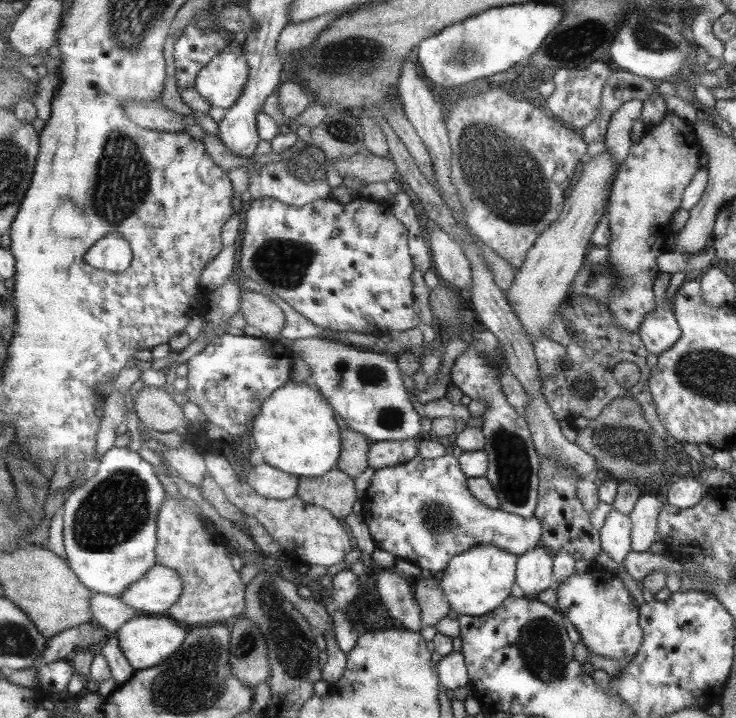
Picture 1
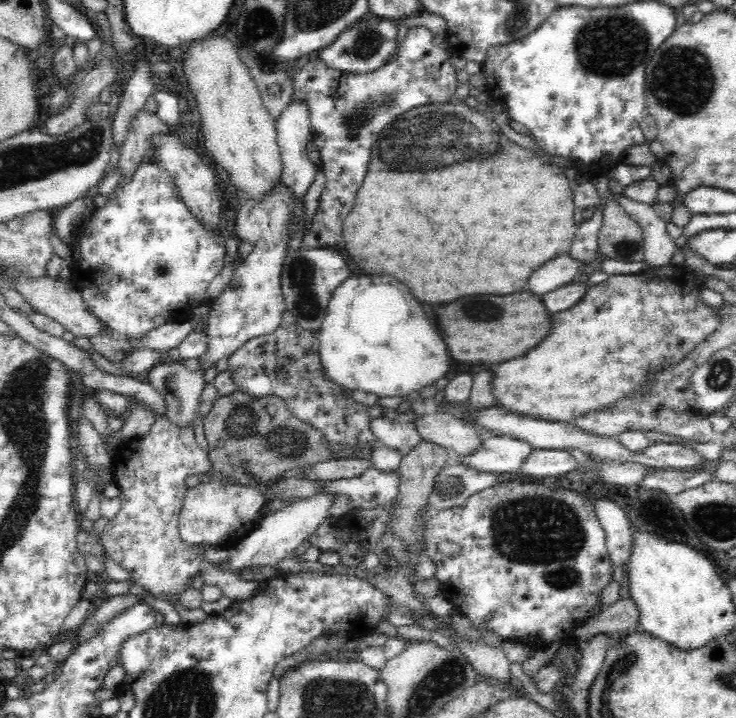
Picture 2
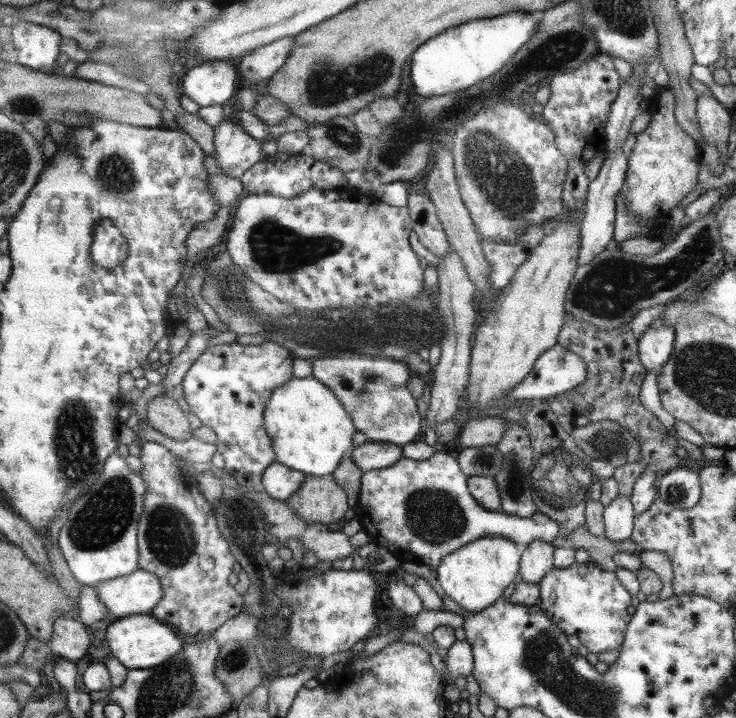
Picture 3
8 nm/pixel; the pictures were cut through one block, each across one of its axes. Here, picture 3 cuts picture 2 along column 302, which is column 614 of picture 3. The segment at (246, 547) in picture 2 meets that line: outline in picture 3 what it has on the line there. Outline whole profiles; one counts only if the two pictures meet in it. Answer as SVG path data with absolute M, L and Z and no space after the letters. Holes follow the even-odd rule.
M617 496L611 504L603 508L604 537L615 544L630 538L633 515L630 498Z

